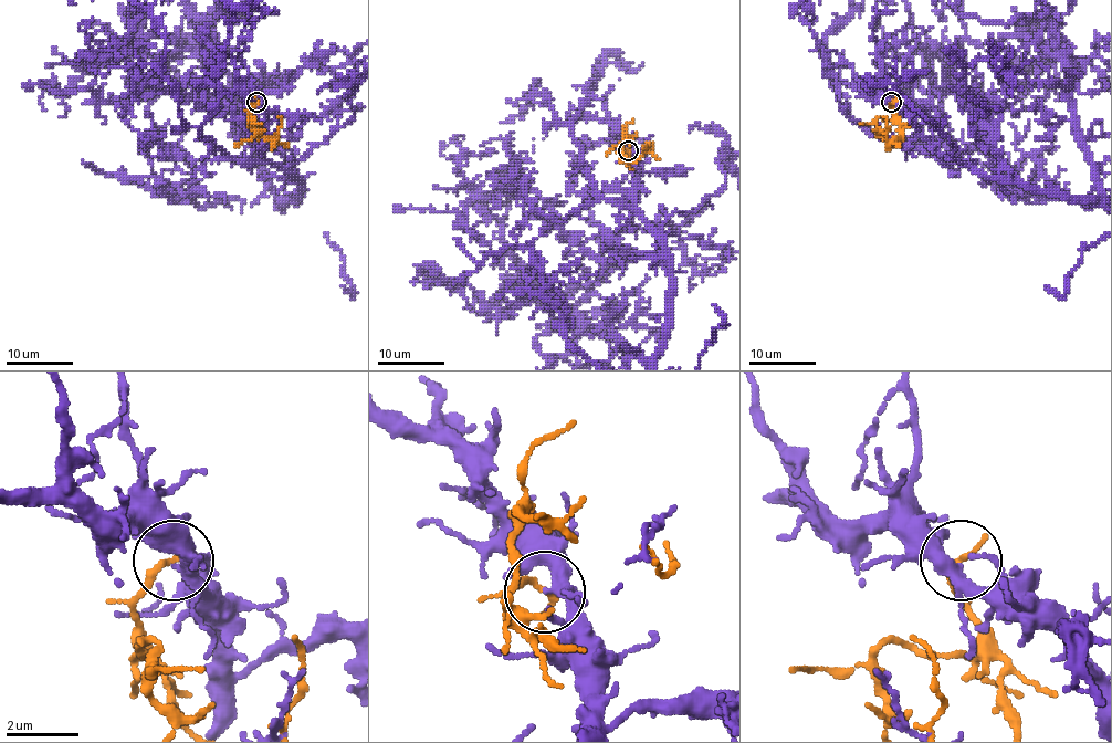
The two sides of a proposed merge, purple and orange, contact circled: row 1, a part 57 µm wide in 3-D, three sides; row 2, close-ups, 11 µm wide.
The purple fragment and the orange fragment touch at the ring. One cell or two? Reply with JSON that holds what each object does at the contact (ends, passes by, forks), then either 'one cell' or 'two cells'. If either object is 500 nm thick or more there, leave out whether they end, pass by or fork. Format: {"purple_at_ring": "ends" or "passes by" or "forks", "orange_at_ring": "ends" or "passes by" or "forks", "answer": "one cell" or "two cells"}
{"purple_at_ring": "forks", "orange_at_ring": "ends", "answer": "two cells"}

